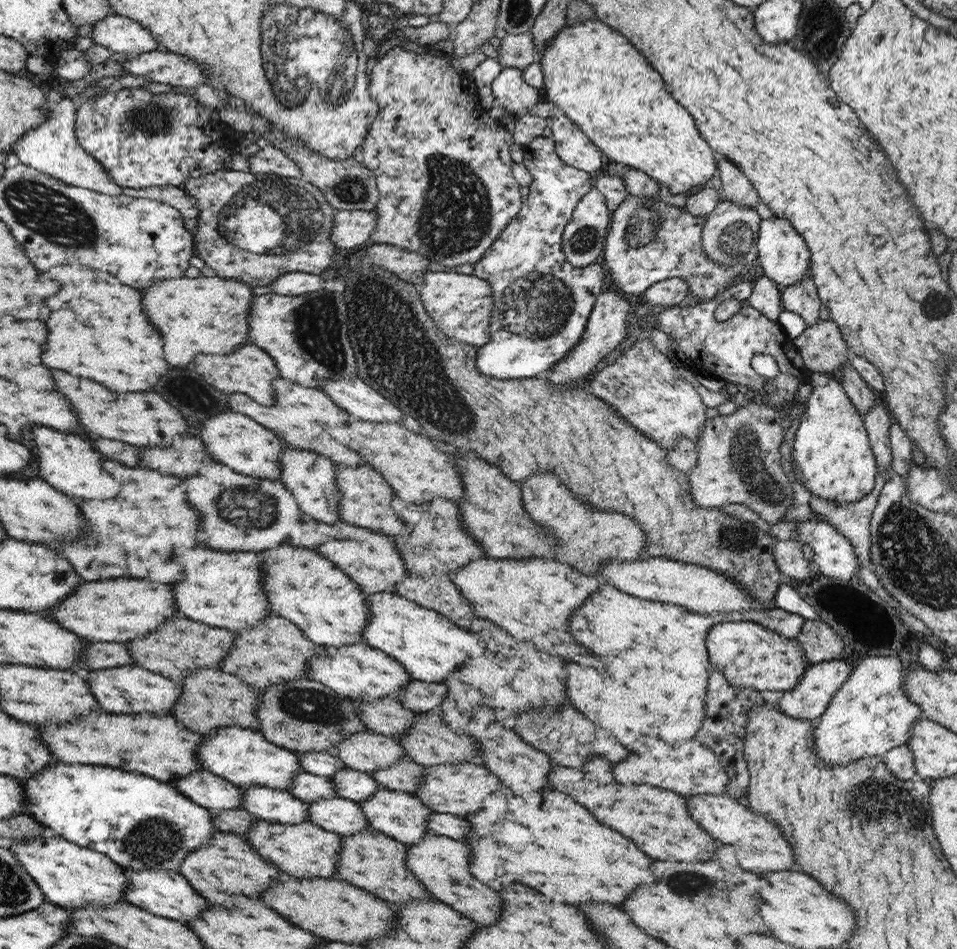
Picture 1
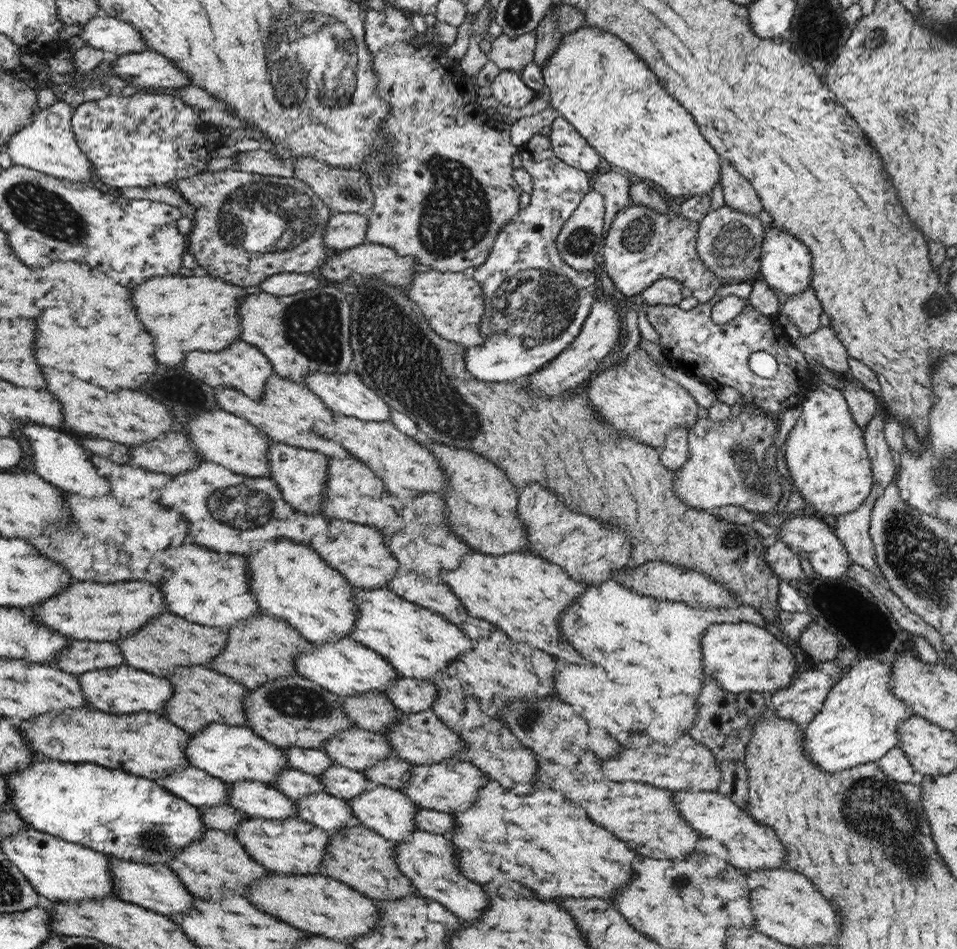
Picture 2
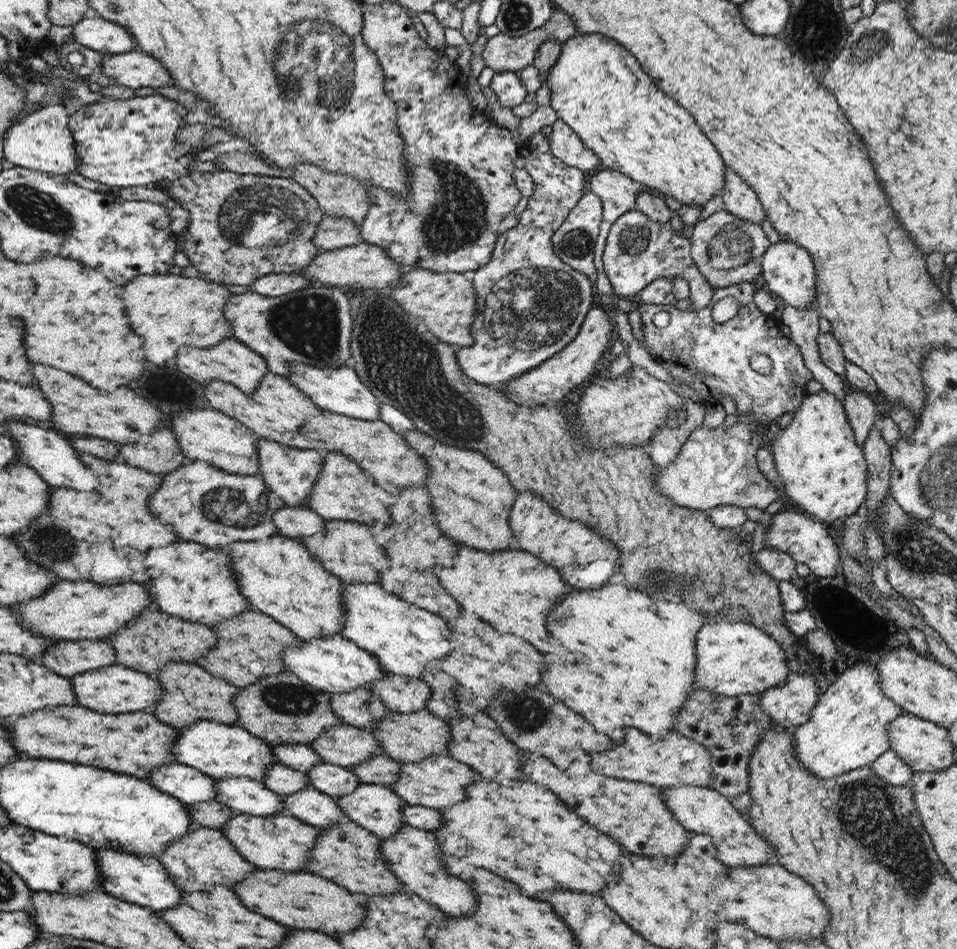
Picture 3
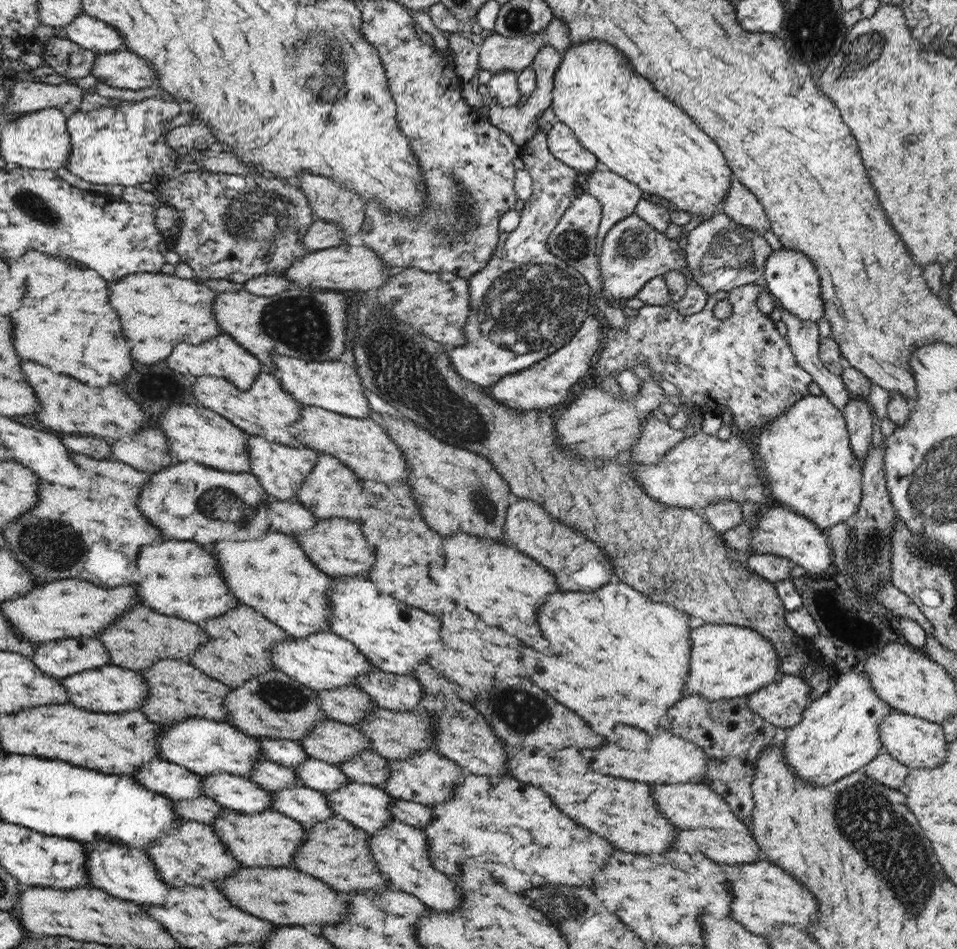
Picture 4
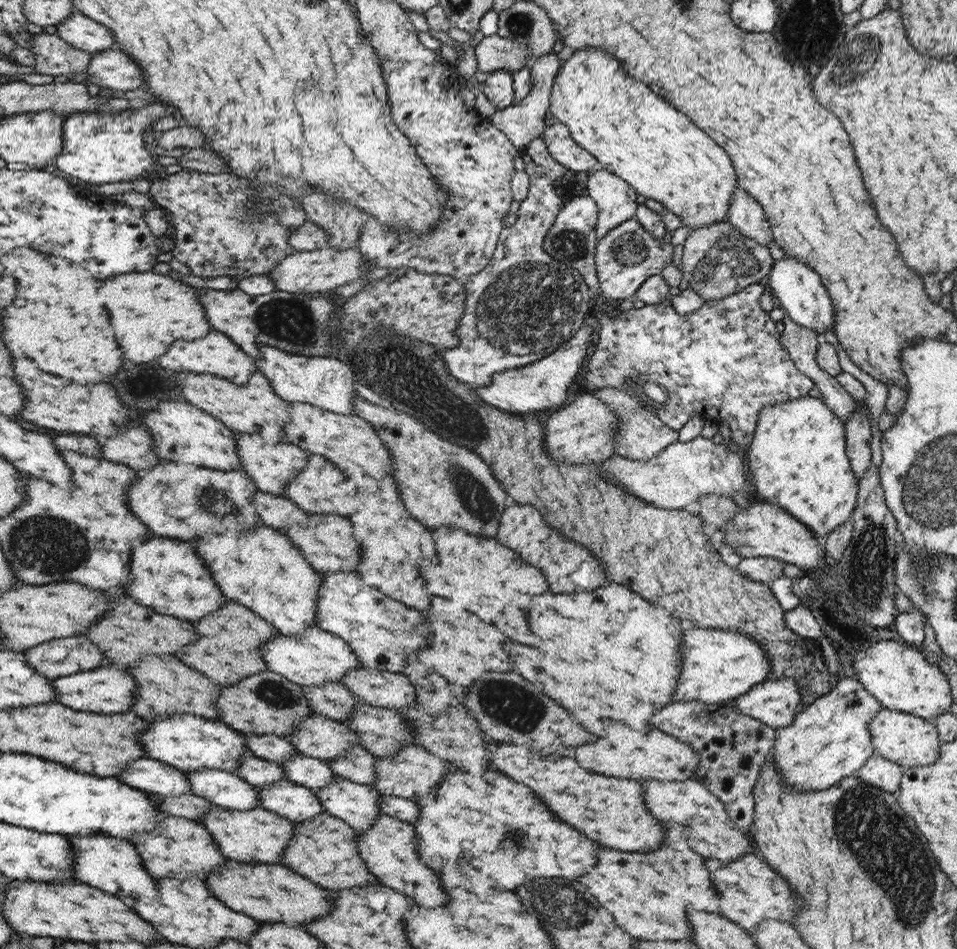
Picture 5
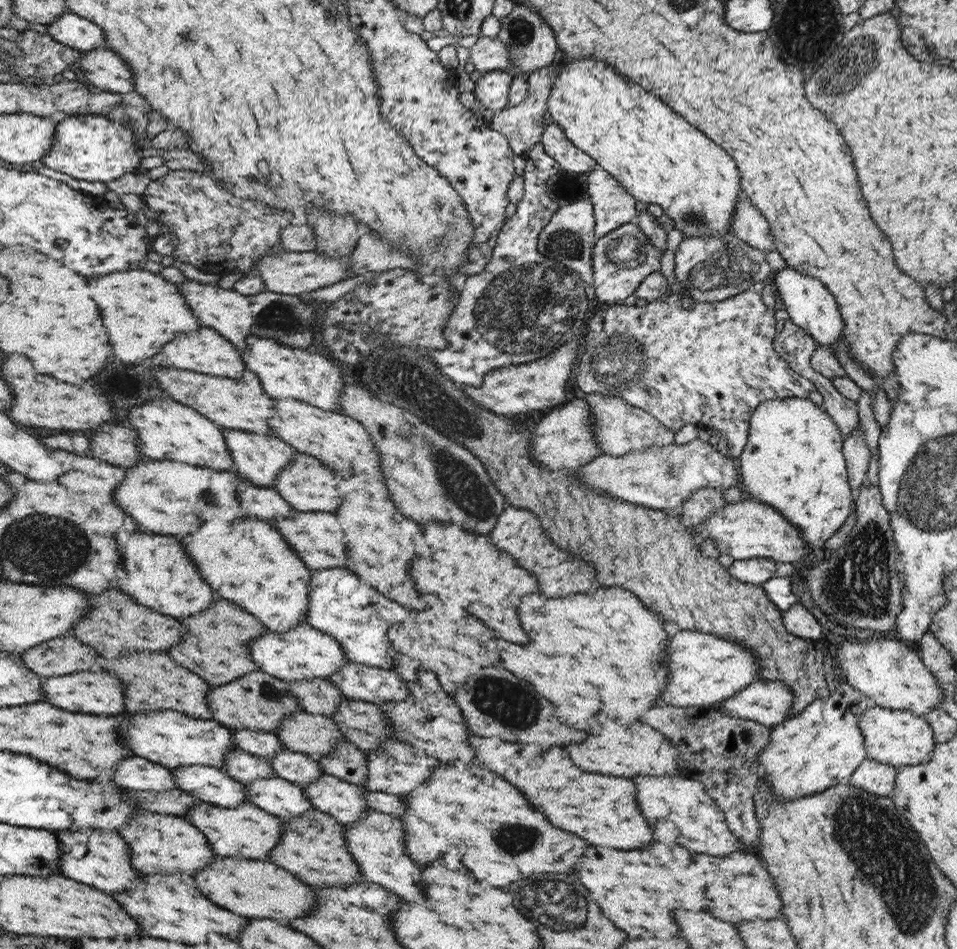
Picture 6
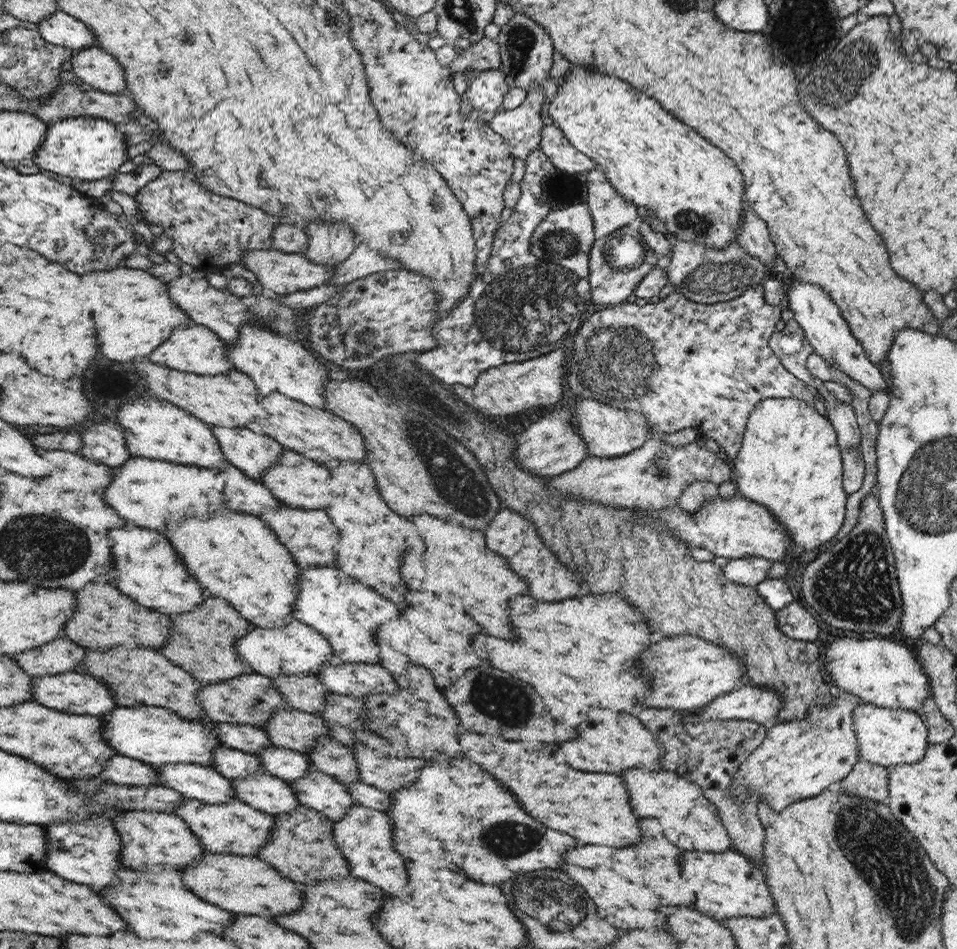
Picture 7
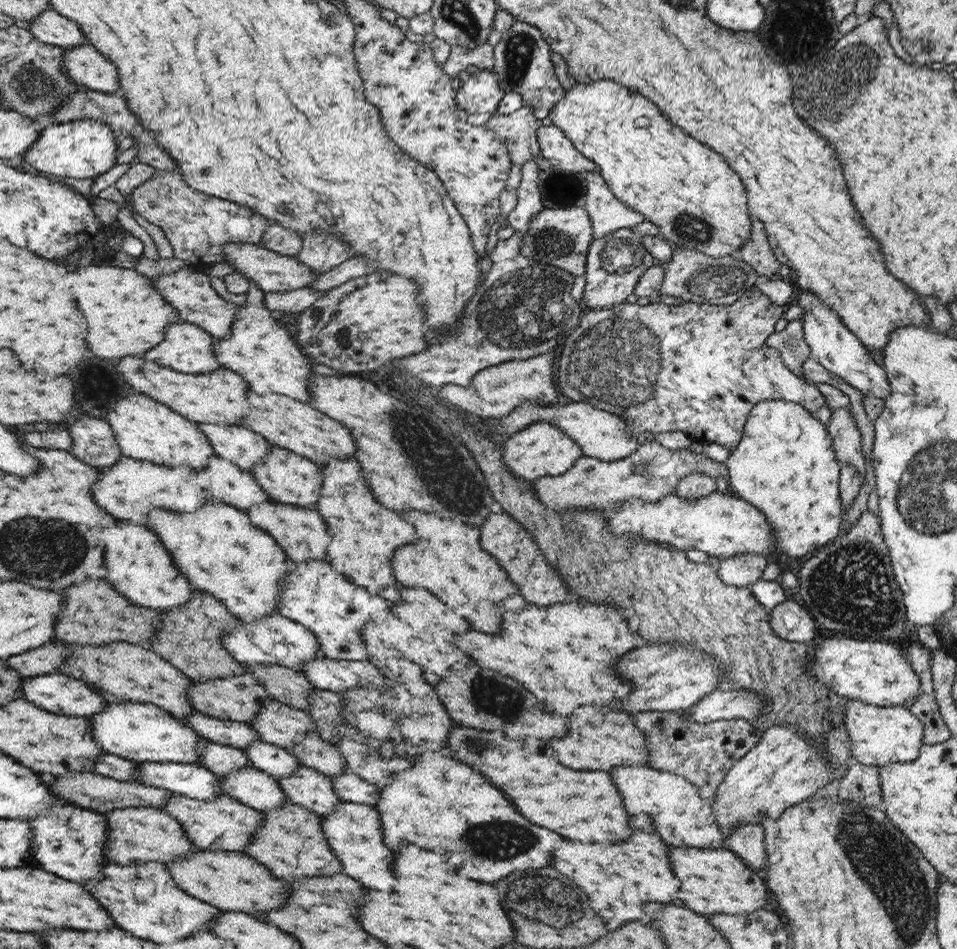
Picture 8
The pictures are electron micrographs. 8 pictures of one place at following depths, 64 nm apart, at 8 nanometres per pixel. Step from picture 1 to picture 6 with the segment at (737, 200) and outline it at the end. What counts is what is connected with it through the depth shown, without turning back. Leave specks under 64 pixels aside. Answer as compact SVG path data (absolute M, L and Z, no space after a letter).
M742 191L740 195L734 216L730 220L731 228L734 234L740 240L744 240L748 246L768 254L775 249L776 245L769 222L762 216L762 212L747 197L743 196Z

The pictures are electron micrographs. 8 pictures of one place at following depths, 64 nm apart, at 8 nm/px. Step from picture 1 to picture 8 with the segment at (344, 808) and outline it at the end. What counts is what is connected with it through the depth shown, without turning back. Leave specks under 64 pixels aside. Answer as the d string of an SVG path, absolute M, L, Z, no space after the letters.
M240 768L219 778L224 795L229 795L257 811L278 809L280 805L290 802L277 778L256 768Z

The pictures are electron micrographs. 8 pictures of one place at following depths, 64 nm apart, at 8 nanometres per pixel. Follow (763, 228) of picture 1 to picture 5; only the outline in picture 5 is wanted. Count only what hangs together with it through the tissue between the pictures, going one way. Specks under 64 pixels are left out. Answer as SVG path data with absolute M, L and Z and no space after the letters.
M784 256L781 260L773 262L765 284L779 300L785 314L796 324L814 330L821 339L826 330L834 331L834 305L832 305L832 298L830 298L828 291L822 285L820 275L812 270L810 266L798 262L792 256Z

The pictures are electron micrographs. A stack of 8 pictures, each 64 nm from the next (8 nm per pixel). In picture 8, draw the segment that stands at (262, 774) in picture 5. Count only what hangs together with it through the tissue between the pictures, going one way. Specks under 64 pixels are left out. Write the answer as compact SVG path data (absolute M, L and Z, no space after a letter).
M209 740L202 745L201 756L197 764L218 777L240 768L251 767L248 756L242 749L216 744Z

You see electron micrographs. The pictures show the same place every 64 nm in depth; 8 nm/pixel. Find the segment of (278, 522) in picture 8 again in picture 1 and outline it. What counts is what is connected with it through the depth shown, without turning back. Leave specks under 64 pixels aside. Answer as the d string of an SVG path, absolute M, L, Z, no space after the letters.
M343 521L336 522L332 526L340 533L340 538L324 537L318 553L341 567L366 594L384 591L396 593L396 583L404 579L406 570L394 542L390 542L390 538L378 534L377 531L351 526Z

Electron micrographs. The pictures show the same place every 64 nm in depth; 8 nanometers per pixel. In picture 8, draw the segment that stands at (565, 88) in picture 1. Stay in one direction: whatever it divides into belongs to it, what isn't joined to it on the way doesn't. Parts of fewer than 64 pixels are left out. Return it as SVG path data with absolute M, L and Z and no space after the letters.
M573 80L573 85L564 92L562 100L550 110L548 117L580 153L595 162L612 194L642 214L646 221L656 224L658 235L671 246L698 250L712 258L724 258L748 242L750 212L742 178L714 150L670 124L648 98L630 94L630 90L610 80L592 83Z

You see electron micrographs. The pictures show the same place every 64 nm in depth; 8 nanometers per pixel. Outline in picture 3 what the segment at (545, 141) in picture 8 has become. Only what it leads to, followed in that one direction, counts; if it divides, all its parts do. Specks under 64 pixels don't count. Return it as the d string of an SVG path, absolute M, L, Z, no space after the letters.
M556 120L548 136L549 150L568 166L578 170L595 170L600 163L597 154L587 150L581 138L563 120Z

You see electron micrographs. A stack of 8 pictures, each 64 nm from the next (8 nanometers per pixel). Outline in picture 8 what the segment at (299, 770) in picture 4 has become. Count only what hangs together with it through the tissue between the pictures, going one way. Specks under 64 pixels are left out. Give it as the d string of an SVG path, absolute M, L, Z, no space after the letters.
M262 739L244 747L249 764L257 770L264 771L274 777L288 777L301 767L297 755L290 754L288 749L264 742Z

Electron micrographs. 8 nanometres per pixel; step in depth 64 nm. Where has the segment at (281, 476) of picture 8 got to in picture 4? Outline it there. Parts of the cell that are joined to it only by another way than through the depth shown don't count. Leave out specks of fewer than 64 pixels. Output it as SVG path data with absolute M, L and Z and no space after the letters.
M318 454L317 466L298 491L298 504L316 518L342 516L340 496L358 477L340 458Z

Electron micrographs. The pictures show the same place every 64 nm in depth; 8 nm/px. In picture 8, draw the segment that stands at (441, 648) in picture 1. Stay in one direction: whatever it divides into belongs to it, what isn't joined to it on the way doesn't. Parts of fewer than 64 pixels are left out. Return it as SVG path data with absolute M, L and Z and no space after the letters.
M314 560L314 562L288 562L288 566L290 566L290 574L286 577L285 586L282 586L285 592L281 593L281 606L279 606L281 615L301 623L318 636L318 642L322 644L322 657L339 661L369 660L369 653L360 634L361 627L365 619L372 614L377 617L386 617L390 613L389 601L380 595L374 595L364 586L358 586L345 575L336 574L336 570L329 563Z

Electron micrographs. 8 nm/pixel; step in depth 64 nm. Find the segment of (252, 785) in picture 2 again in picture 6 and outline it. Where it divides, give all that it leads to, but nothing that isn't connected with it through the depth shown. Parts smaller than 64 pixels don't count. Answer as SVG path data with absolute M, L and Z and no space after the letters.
M182 766L172 769L175 789L184 790L200 801L221 807L235 807L246 800L246 788L222 769L208 766Z

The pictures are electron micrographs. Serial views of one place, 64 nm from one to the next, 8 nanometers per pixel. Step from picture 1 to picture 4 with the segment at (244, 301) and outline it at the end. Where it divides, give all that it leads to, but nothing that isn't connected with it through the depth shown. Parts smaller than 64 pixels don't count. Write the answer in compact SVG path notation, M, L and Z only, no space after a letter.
M131 274L110 286L110 298L122 314L122 326L126 326L126 338L134 342L134 360L142 364L154 364L164 360L178 342L200 344L222 333L215 315L218 291L207 288L176 275Z

